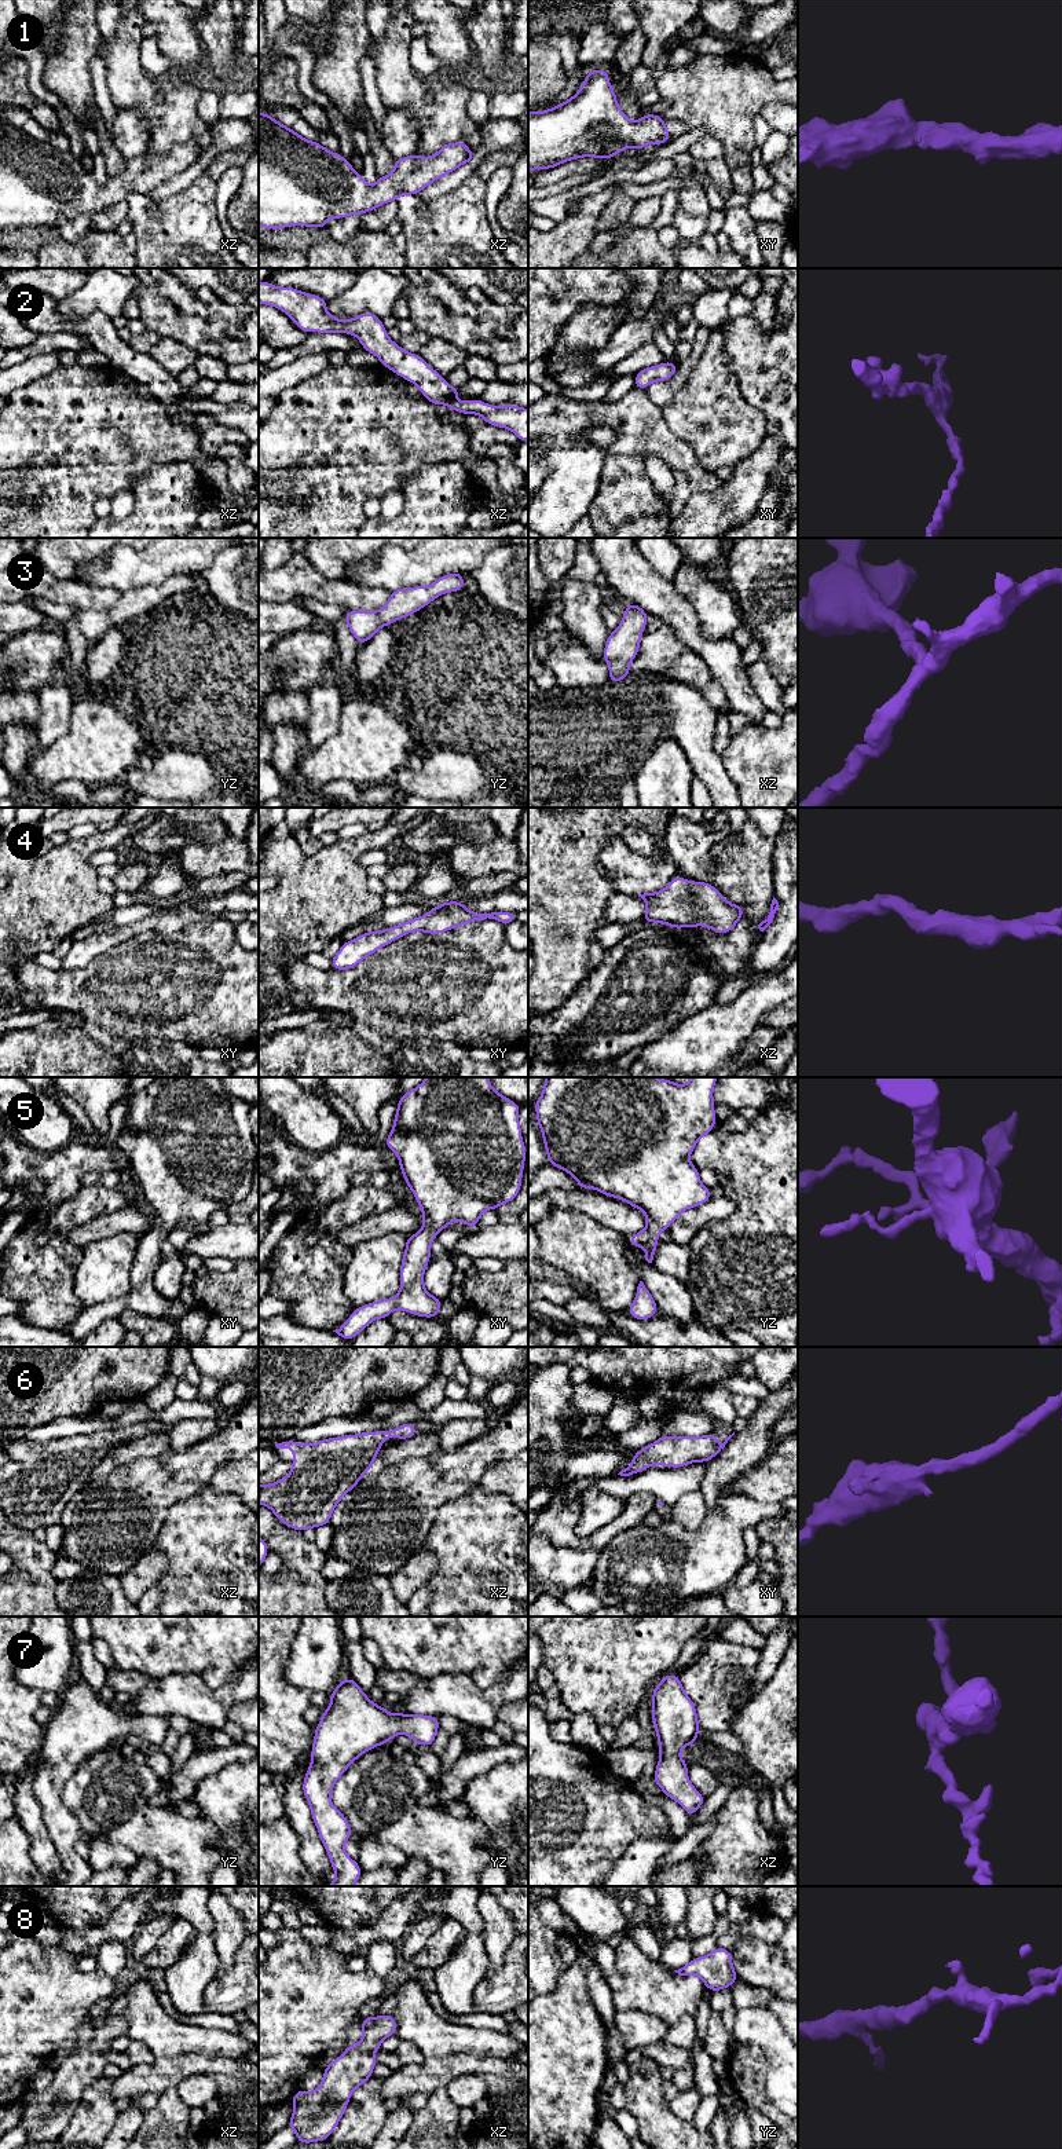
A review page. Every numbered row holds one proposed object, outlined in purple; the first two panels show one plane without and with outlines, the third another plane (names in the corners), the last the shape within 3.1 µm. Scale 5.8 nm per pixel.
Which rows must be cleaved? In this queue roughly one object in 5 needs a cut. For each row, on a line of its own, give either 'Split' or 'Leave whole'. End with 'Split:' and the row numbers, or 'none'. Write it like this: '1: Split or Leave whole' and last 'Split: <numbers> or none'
1: Leave whole
2: Leave whole
3: Leave whole
4: Leave whole
5: Leave whole
6: Leave whole
7: Leave whole
8: Leave whole
Split: none

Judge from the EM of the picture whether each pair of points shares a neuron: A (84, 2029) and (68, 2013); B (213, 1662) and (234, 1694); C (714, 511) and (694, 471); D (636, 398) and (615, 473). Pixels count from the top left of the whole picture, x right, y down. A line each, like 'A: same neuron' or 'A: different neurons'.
A: different neurons
B: different neurons
C: different neurons
D: different neurons

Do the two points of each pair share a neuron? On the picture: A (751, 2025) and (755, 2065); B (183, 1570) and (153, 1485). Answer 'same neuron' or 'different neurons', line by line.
A: different neurons
B: different neurons

